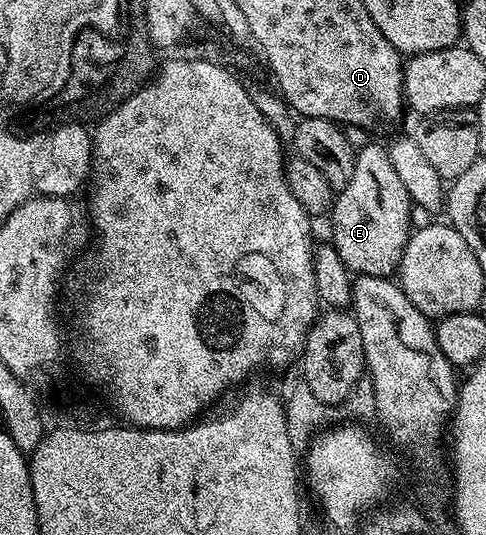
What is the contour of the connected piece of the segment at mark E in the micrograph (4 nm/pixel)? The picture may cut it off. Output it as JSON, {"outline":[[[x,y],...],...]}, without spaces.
{"outline":[[[384,145],[360,147],[351,180],[347,180],[343,189],[336,191],[333,200],[331,244],[335,252],[339,252],[339,260],[343,260],[345,267],[354,275],[390,277],[400,267],[408,244],[413,208],[407,188],[403,188],[391,165],[388,149]]]}

